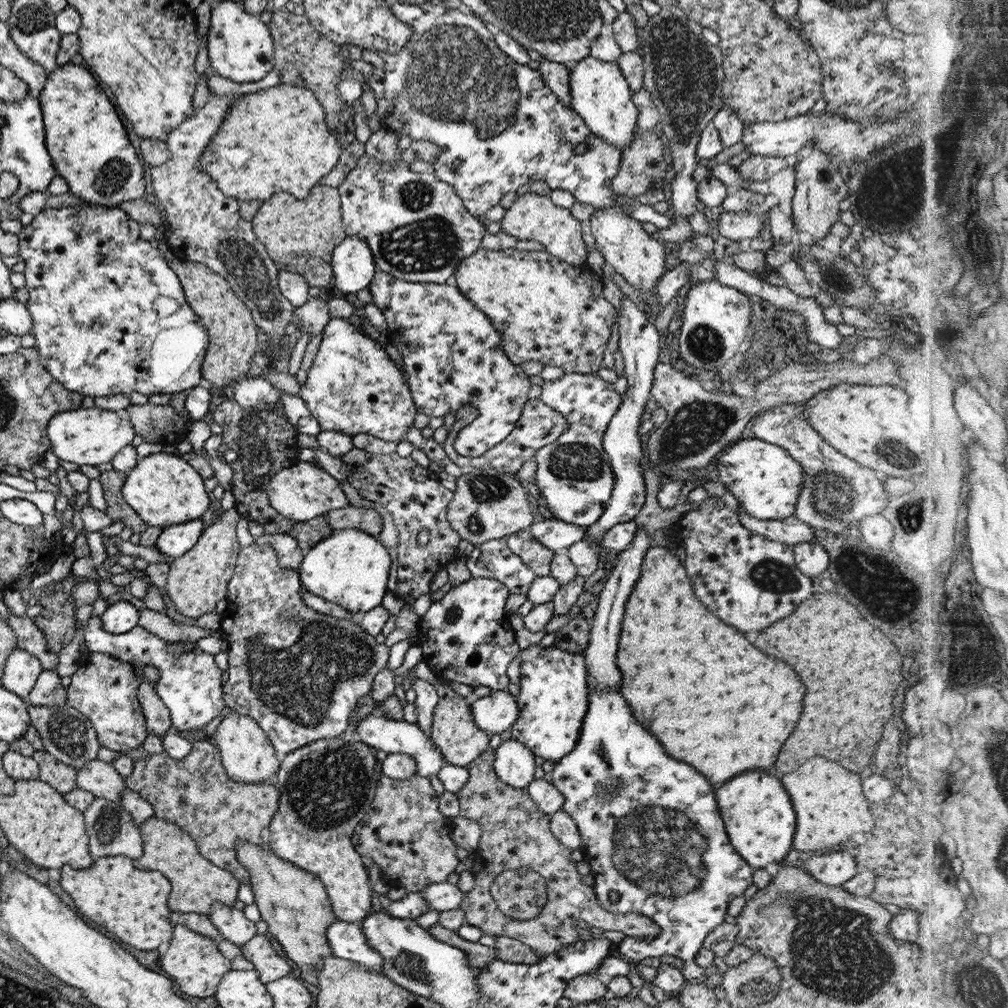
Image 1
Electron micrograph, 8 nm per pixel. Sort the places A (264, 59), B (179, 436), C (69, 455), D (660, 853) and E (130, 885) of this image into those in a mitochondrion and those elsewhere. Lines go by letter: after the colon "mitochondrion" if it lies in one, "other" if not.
A: other
B: other
C: other
D: mitochondrion
E: other

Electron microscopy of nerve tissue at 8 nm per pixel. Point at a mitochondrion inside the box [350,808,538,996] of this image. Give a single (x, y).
(409, 965)

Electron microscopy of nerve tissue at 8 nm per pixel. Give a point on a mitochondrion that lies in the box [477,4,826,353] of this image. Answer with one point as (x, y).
(685, 72)

